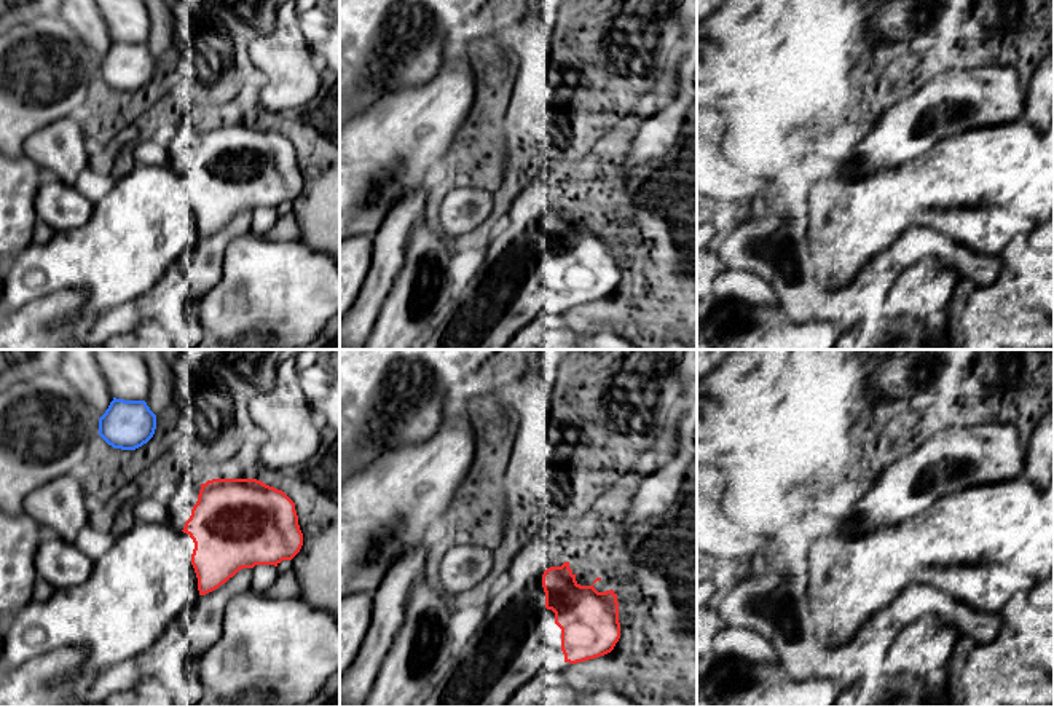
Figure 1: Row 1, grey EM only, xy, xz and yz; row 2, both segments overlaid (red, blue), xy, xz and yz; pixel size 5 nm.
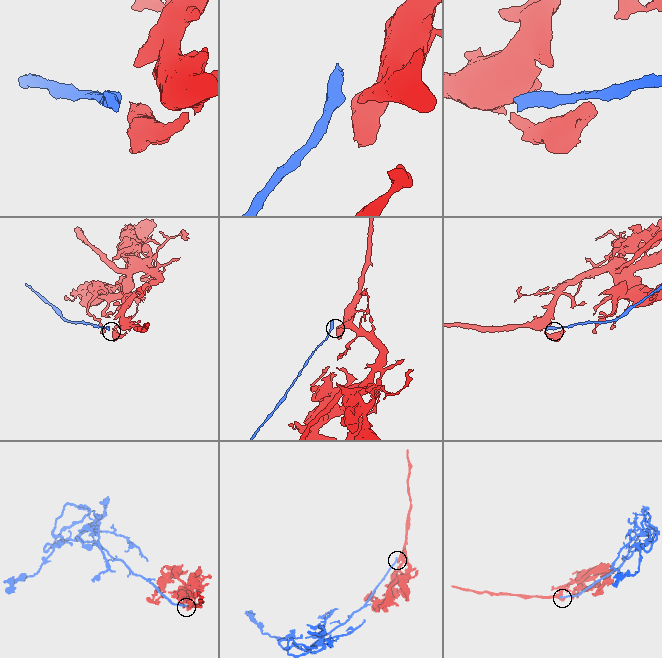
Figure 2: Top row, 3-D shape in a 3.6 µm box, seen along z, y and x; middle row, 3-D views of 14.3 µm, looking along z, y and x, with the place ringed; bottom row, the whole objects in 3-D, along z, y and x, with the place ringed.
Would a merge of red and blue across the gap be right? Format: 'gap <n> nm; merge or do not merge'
gap 340 nm; do not merge

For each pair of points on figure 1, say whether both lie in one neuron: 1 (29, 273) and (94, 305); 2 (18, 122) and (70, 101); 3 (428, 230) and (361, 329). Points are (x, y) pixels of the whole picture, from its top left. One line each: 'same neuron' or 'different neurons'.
1: same neuron
2: same neuron
3: different neurons

